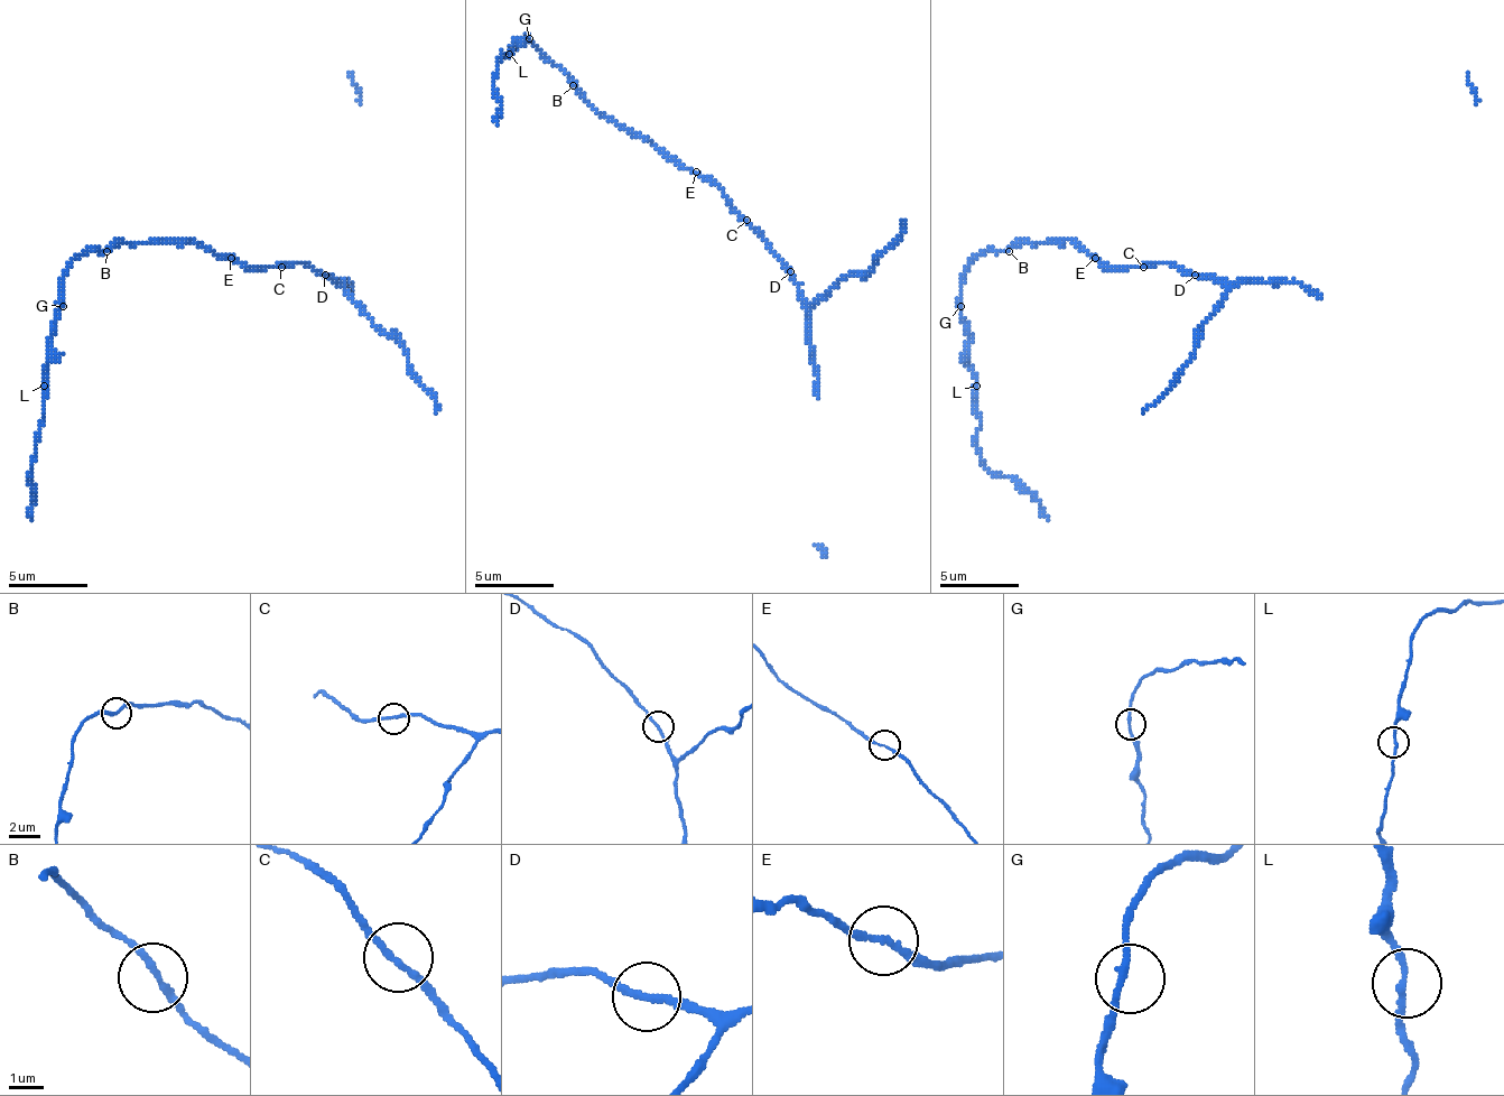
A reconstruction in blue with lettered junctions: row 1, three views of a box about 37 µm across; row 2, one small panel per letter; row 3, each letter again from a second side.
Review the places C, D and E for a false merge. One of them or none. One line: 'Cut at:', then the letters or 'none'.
Cut at: none

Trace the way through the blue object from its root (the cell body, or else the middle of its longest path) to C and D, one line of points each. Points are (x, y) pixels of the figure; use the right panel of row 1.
C: (1099, 262), (1107, 267), (1143, 267)
D: (1099, 262), (1107, 267), (1175, 262), (1195, 275)

